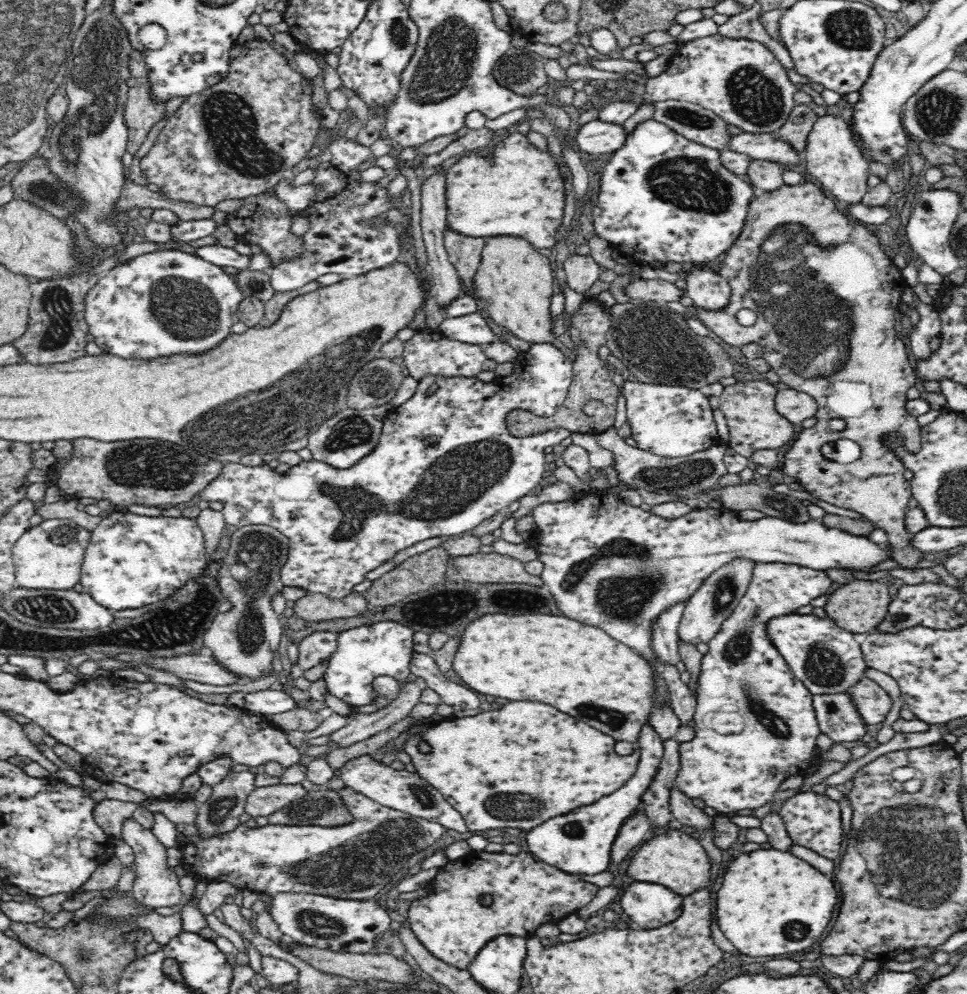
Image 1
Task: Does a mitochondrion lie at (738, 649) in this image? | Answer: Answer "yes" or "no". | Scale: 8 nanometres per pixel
yes

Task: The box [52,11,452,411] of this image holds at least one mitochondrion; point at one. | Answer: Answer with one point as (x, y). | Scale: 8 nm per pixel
(99, 53)

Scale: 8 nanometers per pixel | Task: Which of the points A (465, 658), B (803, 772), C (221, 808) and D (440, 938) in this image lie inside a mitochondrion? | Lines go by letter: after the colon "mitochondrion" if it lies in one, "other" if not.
A: other
B: other
C: mitochondrion
D: other

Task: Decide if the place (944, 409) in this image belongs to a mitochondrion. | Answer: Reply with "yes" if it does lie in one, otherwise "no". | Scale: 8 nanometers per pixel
no

